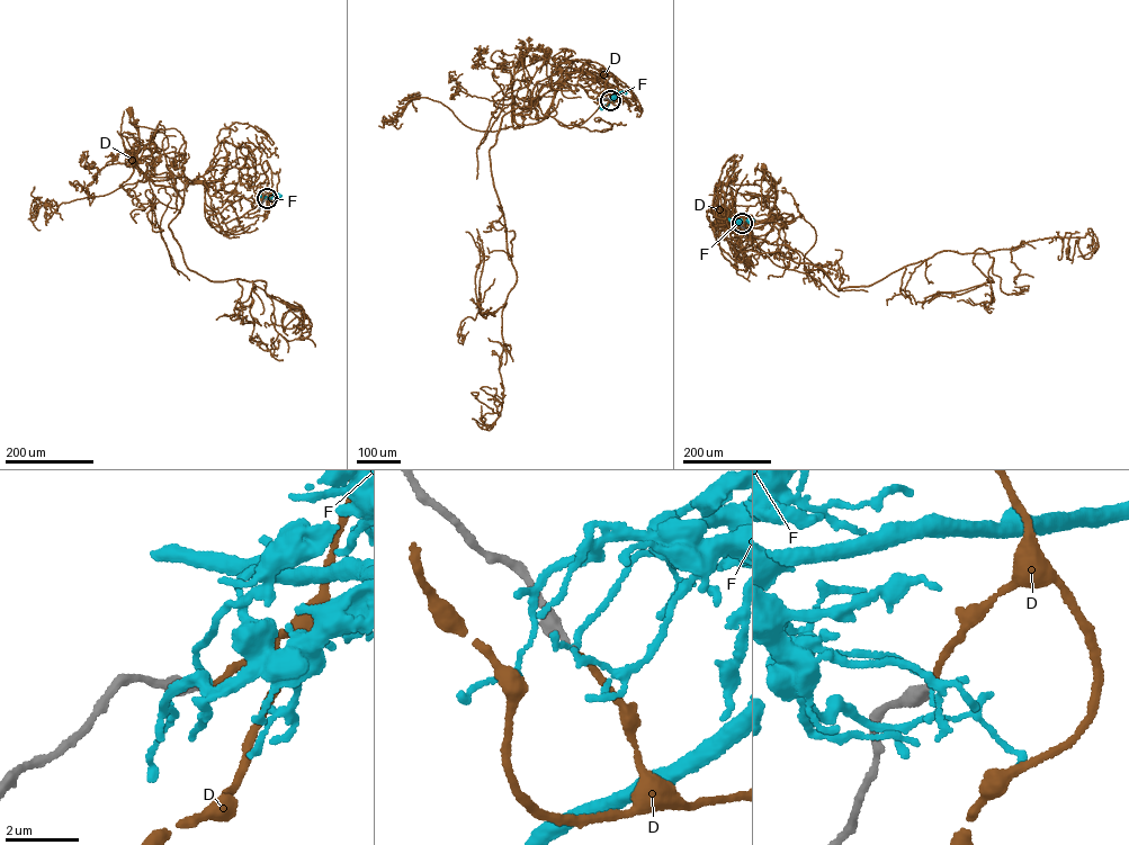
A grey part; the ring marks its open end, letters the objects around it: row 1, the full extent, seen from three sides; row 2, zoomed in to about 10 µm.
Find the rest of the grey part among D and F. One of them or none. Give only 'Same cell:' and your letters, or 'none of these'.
Same cell: D

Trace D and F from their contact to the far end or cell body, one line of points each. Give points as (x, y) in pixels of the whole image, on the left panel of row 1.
D: (267, 198), (262, 215), (223, 223), (205, 203), (202, 177), (149, 178), (137, 165), (130, 111)
F: (267, 198), (274, 192), (280, 196)

